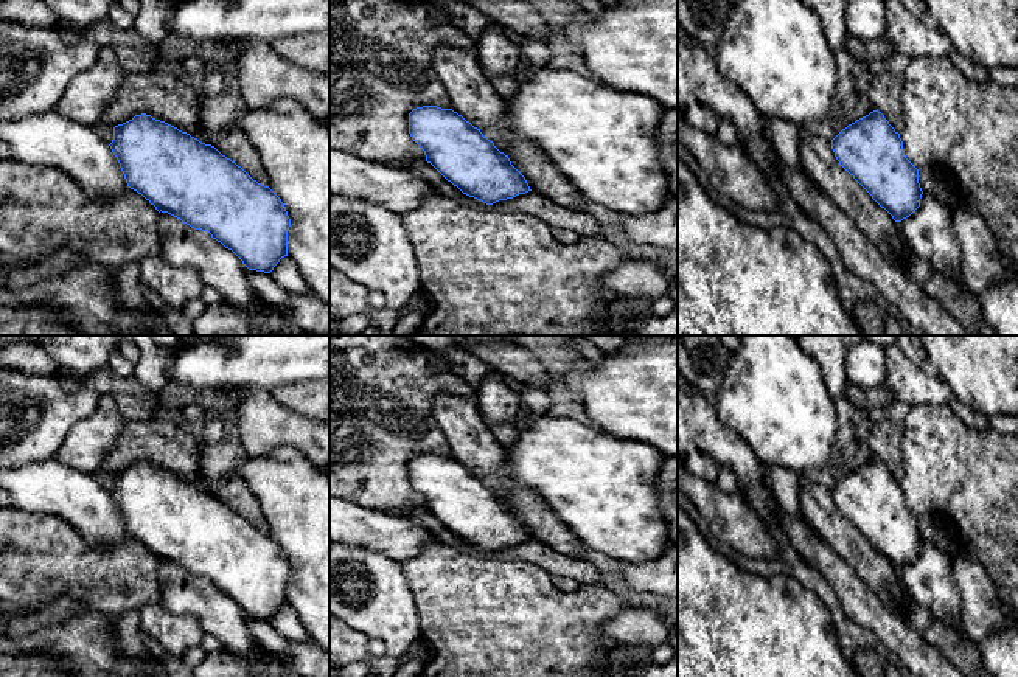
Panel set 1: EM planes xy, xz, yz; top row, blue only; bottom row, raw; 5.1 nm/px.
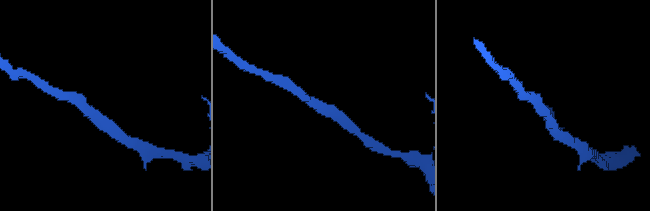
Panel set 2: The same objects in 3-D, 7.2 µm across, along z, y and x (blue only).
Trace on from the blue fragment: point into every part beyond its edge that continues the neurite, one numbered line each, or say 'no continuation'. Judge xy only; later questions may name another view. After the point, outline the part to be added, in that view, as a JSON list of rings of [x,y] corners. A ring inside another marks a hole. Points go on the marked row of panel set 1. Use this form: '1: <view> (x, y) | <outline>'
no continuation

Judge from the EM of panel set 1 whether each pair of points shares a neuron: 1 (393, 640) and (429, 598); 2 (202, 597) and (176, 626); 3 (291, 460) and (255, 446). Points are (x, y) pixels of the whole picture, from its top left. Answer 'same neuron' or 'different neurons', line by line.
1: different neurons
2: different neurons
3: different neurons

